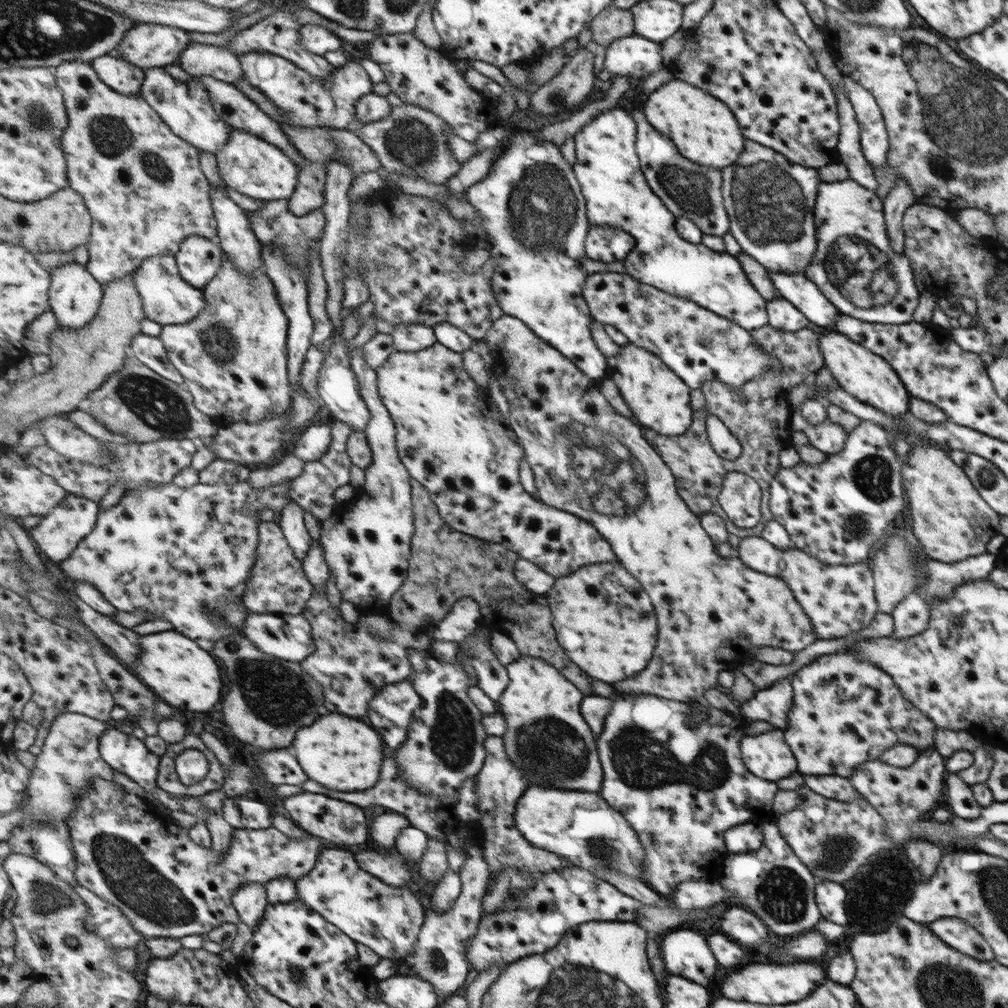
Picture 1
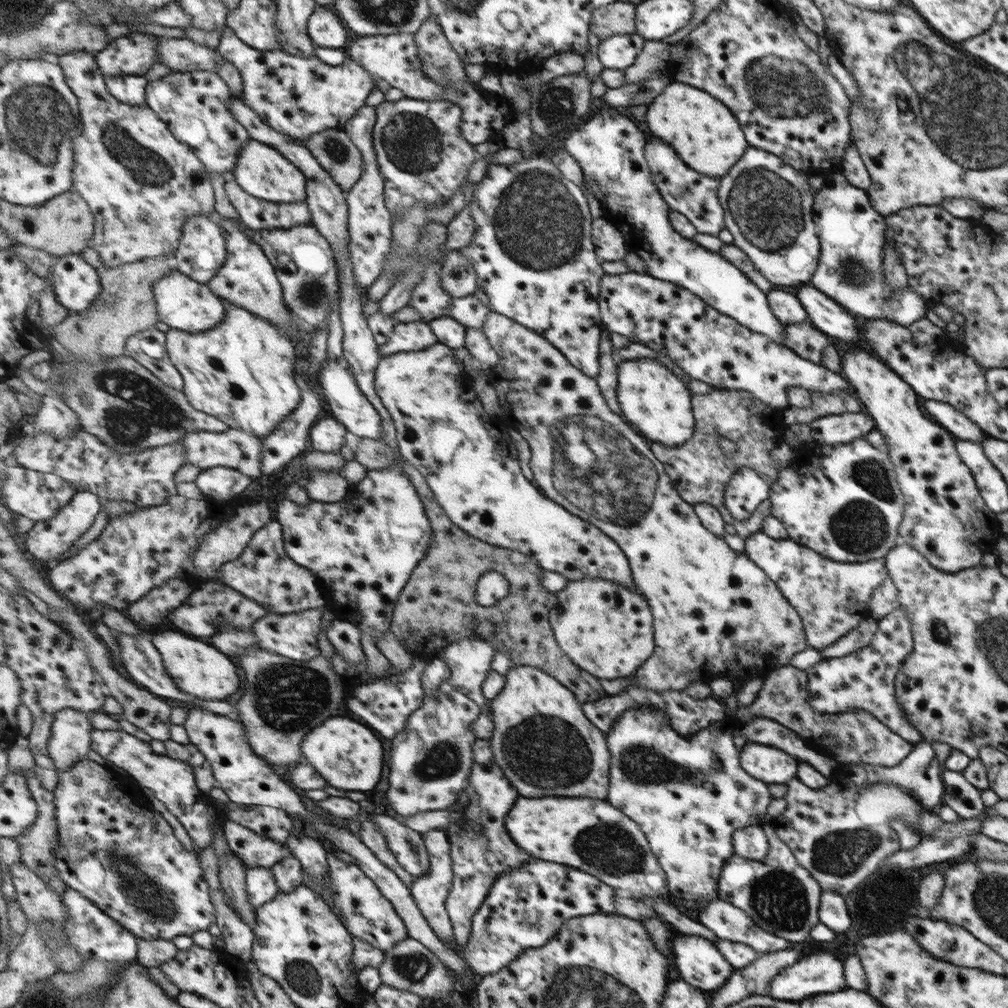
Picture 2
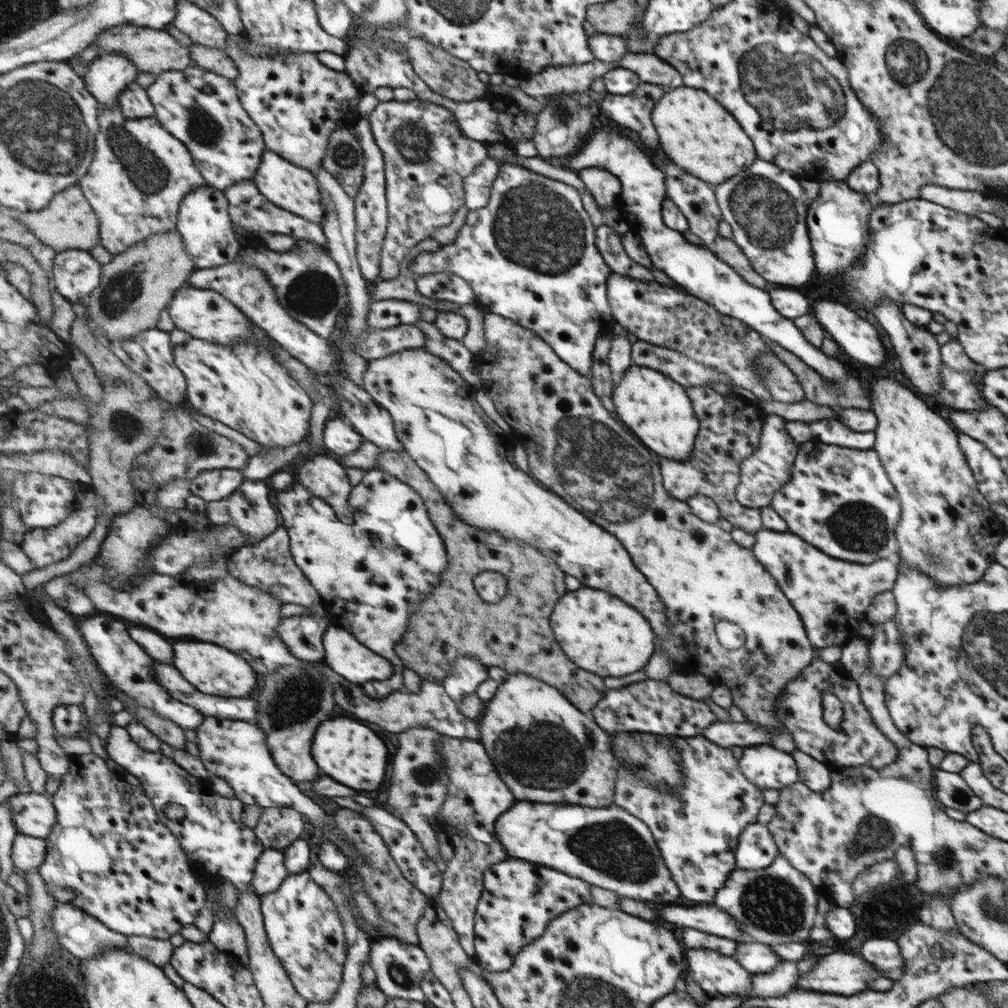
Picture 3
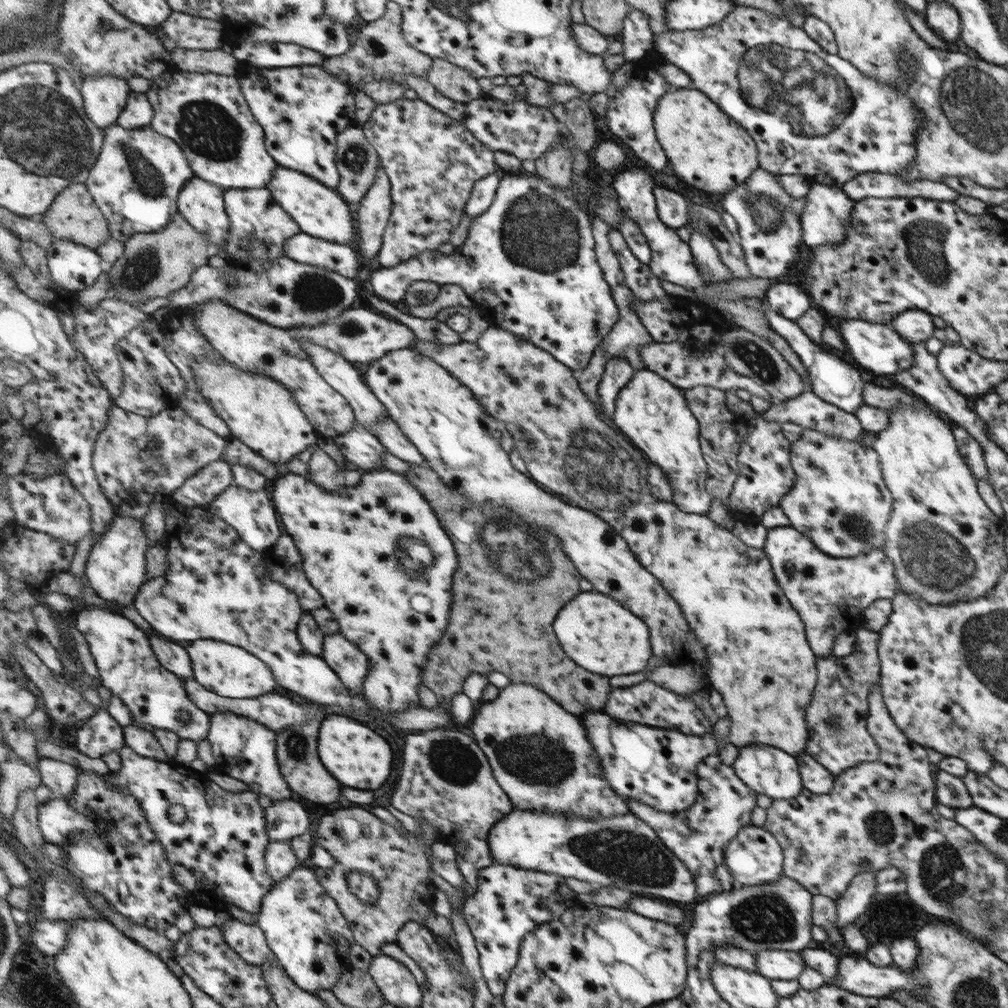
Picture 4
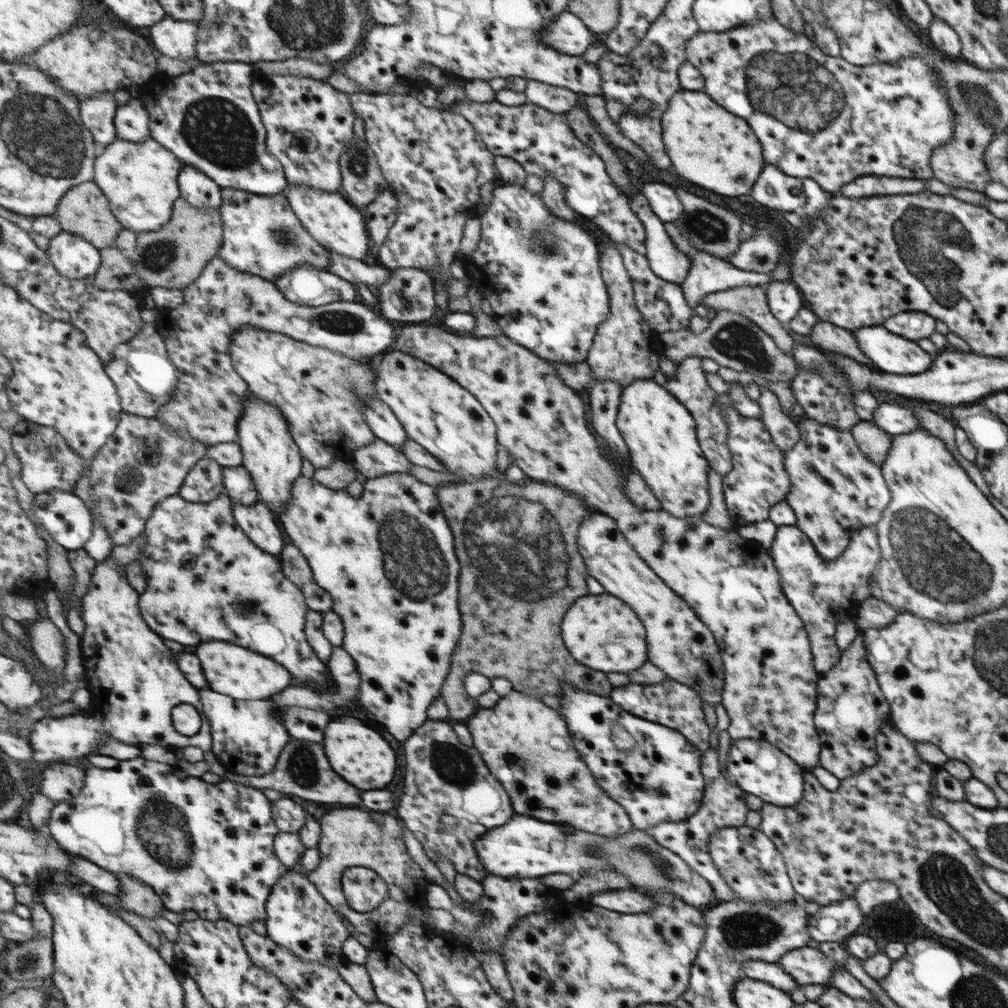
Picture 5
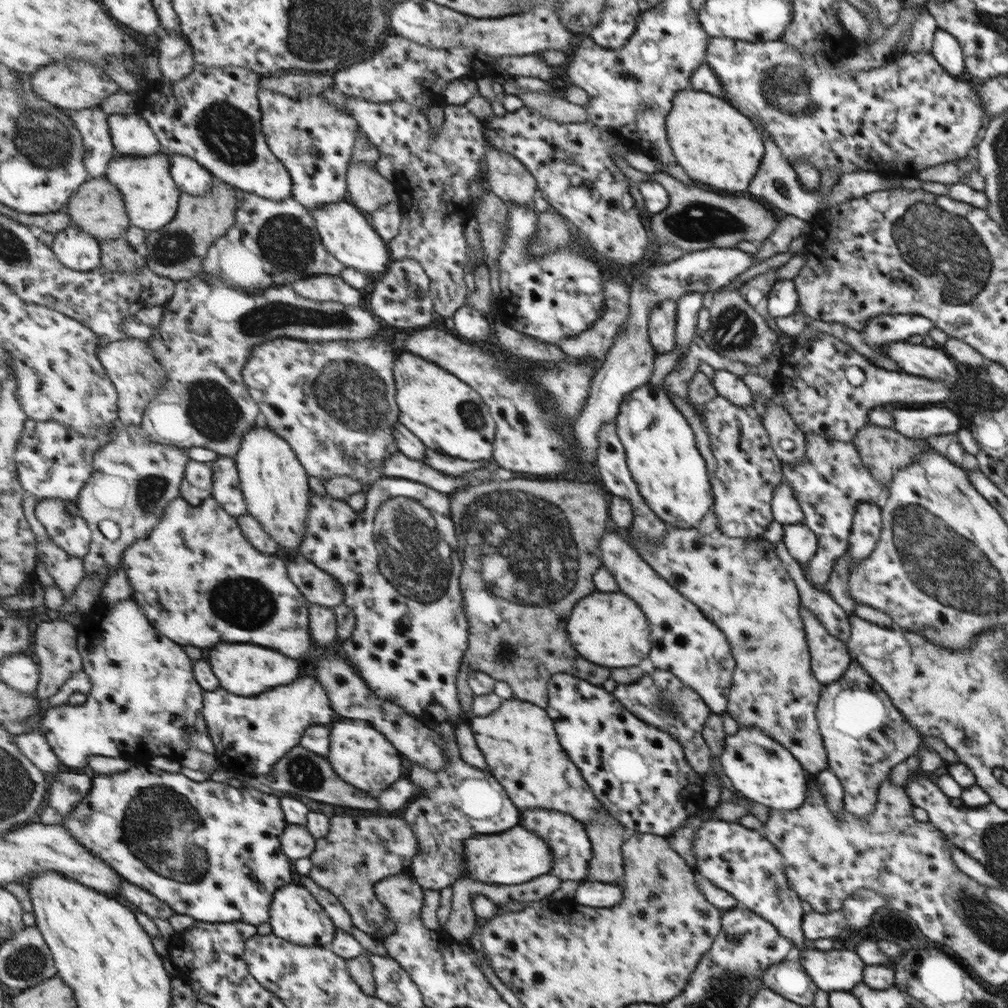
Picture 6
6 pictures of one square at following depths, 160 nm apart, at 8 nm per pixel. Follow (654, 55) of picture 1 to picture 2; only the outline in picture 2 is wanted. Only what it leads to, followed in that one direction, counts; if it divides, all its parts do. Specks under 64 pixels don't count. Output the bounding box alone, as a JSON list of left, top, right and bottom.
[596,34,646,70]

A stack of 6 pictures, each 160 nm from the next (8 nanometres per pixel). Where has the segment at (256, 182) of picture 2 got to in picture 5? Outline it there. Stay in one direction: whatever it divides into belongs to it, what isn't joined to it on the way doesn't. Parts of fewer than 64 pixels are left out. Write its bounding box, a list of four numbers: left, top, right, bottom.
[284,184,376,262]

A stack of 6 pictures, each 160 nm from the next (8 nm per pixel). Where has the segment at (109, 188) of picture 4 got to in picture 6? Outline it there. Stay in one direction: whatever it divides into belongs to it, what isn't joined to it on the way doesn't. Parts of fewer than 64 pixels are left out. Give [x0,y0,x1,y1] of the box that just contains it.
[106,152,183,232]

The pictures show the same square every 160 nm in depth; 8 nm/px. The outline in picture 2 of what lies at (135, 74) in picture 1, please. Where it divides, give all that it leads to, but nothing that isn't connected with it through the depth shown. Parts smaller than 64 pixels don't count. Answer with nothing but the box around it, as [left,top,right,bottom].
[105,75,148,106]

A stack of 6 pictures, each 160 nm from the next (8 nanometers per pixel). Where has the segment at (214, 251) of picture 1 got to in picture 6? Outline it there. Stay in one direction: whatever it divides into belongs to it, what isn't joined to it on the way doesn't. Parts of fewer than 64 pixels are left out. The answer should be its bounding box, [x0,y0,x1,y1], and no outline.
[169,154,214,196]

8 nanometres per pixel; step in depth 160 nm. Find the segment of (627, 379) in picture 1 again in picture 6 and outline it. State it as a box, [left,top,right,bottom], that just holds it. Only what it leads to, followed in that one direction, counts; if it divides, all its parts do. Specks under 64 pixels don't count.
[615,382,712,528]

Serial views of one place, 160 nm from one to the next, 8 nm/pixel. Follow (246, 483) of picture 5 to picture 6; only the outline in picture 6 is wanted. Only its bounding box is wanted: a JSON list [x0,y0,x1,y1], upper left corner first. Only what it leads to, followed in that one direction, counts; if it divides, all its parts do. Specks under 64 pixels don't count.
[209,456,248,518]

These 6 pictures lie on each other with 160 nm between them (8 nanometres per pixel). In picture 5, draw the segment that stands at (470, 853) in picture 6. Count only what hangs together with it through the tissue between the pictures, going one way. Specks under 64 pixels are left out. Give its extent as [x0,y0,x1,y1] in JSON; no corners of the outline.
[475,814,719,906]

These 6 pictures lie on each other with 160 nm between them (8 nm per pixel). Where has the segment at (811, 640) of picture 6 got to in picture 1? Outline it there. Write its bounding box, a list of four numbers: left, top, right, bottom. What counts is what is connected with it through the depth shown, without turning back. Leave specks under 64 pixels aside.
[734,536,878,639]

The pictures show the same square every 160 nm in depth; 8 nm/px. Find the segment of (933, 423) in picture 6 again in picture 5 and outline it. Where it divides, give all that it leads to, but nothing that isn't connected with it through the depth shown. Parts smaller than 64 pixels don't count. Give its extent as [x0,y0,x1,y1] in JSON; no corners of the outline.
[871,403,921,435]

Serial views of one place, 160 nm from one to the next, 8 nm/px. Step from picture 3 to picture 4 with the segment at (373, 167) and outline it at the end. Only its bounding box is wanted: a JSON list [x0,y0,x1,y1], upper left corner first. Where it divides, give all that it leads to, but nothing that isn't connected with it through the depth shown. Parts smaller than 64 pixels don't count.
[357,164,393,258]

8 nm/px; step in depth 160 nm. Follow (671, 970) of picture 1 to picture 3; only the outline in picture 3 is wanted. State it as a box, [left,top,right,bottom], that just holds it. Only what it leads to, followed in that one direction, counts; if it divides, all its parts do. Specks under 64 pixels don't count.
[687,948,752,996]

